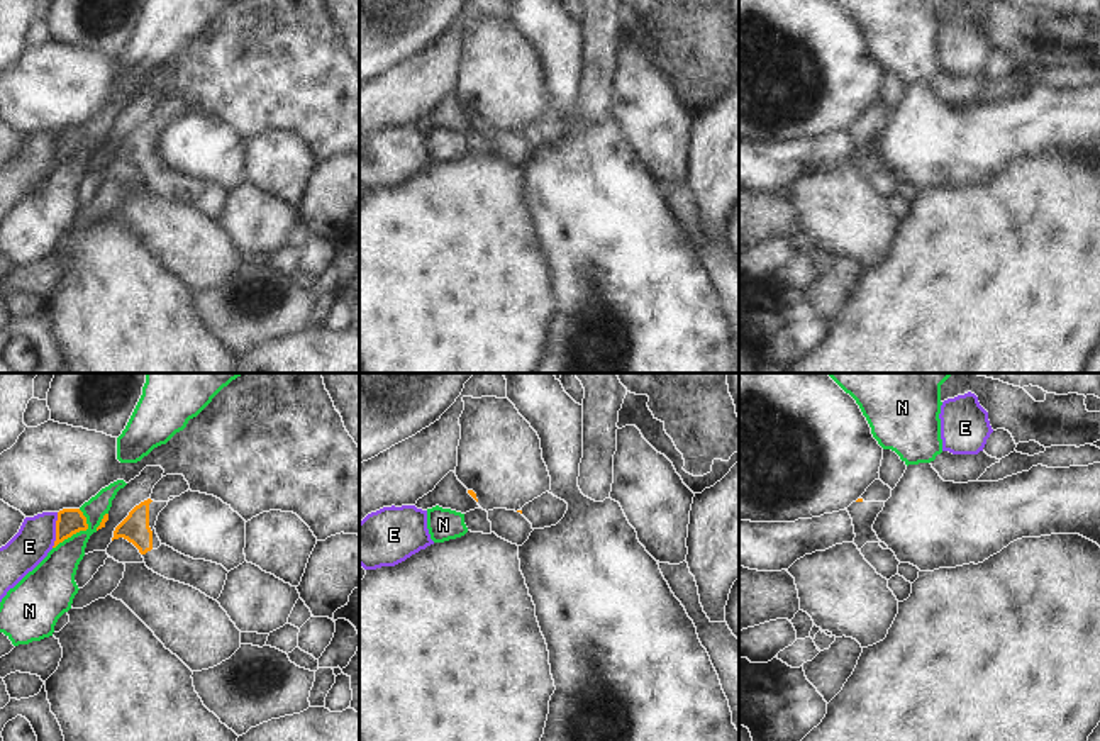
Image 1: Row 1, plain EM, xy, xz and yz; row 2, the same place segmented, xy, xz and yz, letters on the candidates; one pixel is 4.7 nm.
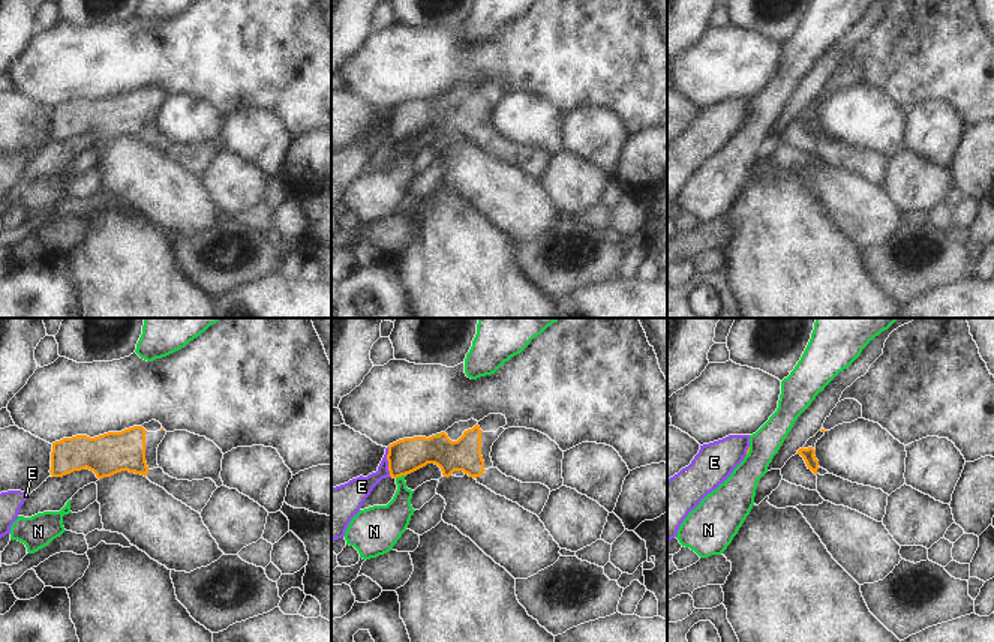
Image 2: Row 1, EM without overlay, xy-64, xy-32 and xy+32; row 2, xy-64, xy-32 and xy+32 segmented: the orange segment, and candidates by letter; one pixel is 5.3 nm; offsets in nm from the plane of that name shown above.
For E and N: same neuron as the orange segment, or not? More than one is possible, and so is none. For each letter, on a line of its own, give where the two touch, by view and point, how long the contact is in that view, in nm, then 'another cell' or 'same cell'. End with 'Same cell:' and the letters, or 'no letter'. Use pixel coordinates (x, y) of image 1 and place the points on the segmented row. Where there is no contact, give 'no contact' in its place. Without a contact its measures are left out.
E: meets orange in xy at (56, 529); contact 170 nm long; another cell
N: meets orange in xy at (78, 531); contact 240 nm long; another cell
Same cell: no letter

